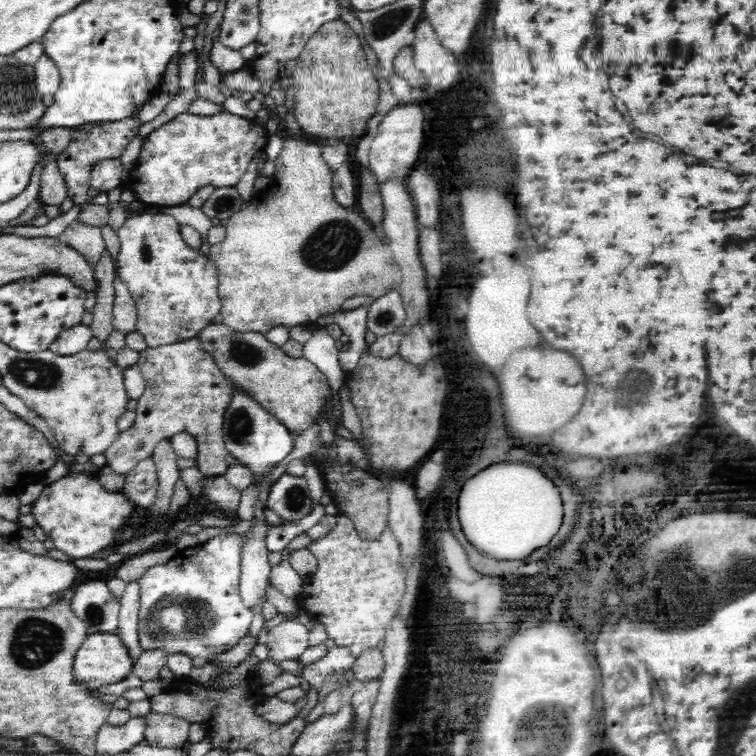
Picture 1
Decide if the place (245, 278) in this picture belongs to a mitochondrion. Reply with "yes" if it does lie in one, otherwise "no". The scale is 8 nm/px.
no

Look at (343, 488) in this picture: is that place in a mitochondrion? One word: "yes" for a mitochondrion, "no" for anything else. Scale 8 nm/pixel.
no

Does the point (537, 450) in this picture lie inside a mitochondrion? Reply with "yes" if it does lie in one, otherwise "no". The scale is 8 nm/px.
no

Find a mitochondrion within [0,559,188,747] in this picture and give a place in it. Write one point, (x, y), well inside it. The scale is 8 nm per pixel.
(35, 642)

